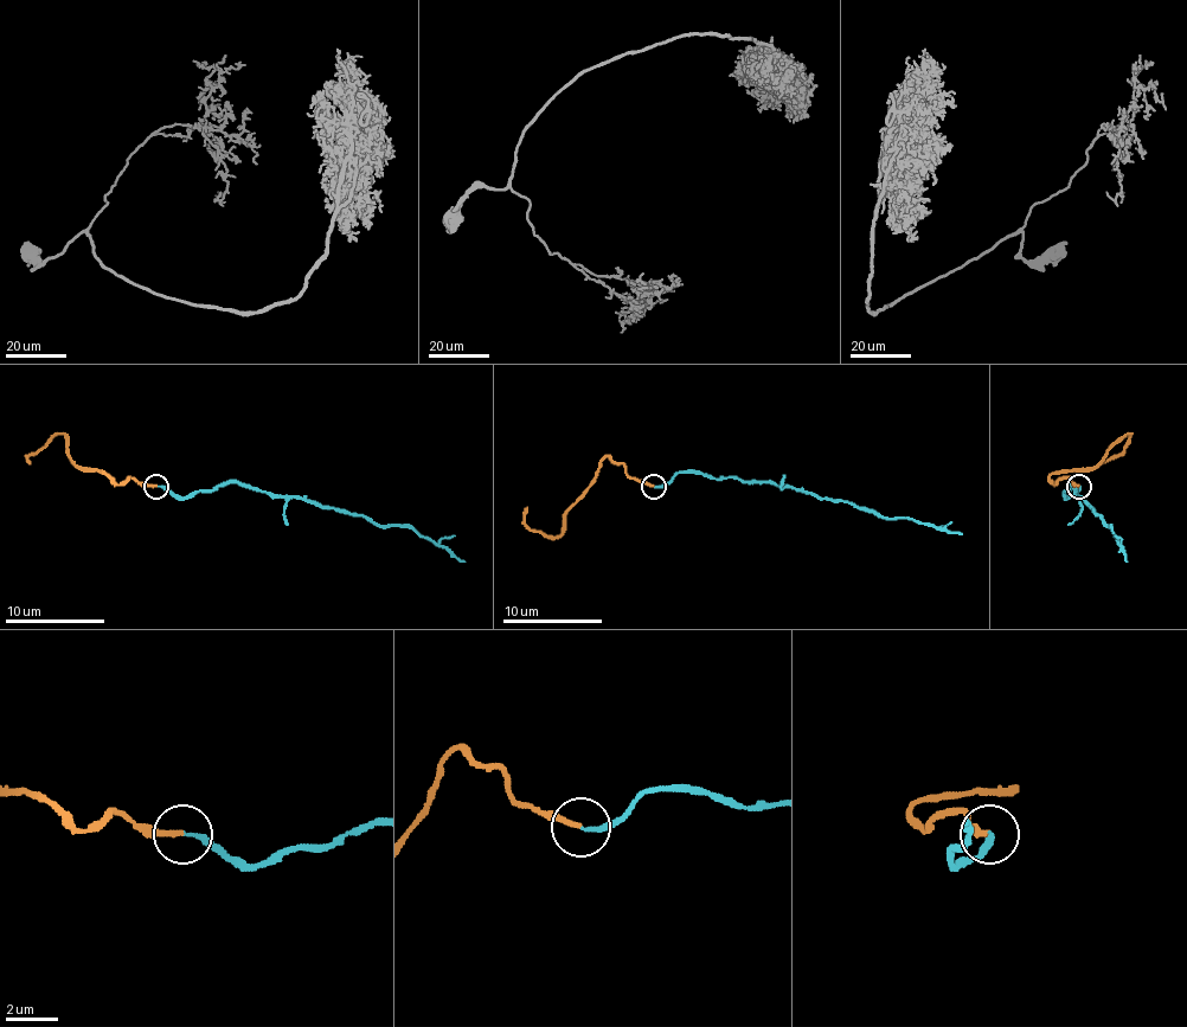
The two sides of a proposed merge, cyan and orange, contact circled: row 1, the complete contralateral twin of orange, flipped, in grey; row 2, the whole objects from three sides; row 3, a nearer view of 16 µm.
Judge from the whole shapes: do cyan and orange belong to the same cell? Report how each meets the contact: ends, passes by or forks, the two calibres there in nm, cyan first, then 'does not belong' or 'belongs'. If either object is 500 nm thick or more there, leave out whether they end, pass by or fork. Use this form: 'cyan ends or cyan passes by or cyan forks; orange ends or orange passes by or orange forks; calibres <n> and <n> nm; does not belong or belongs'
cyan ends; orange ends; calibres 170 and 190 nm; belongs

